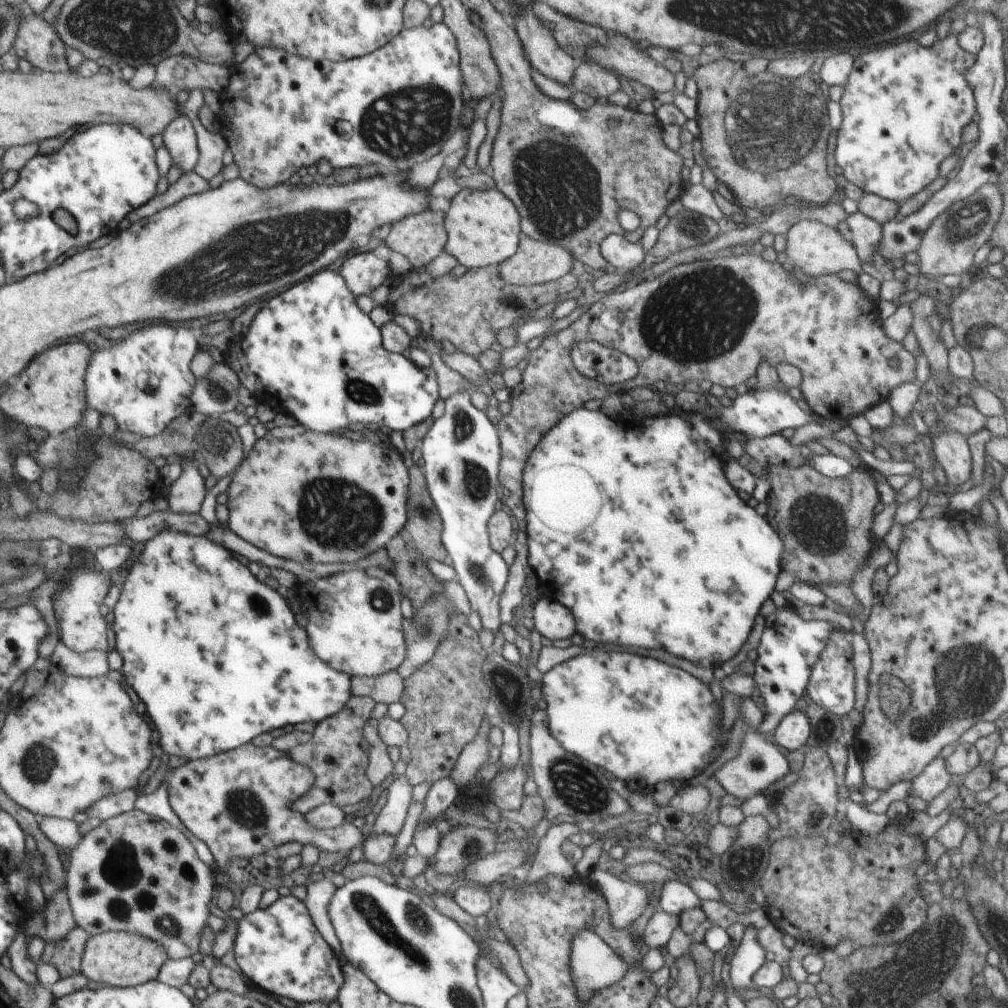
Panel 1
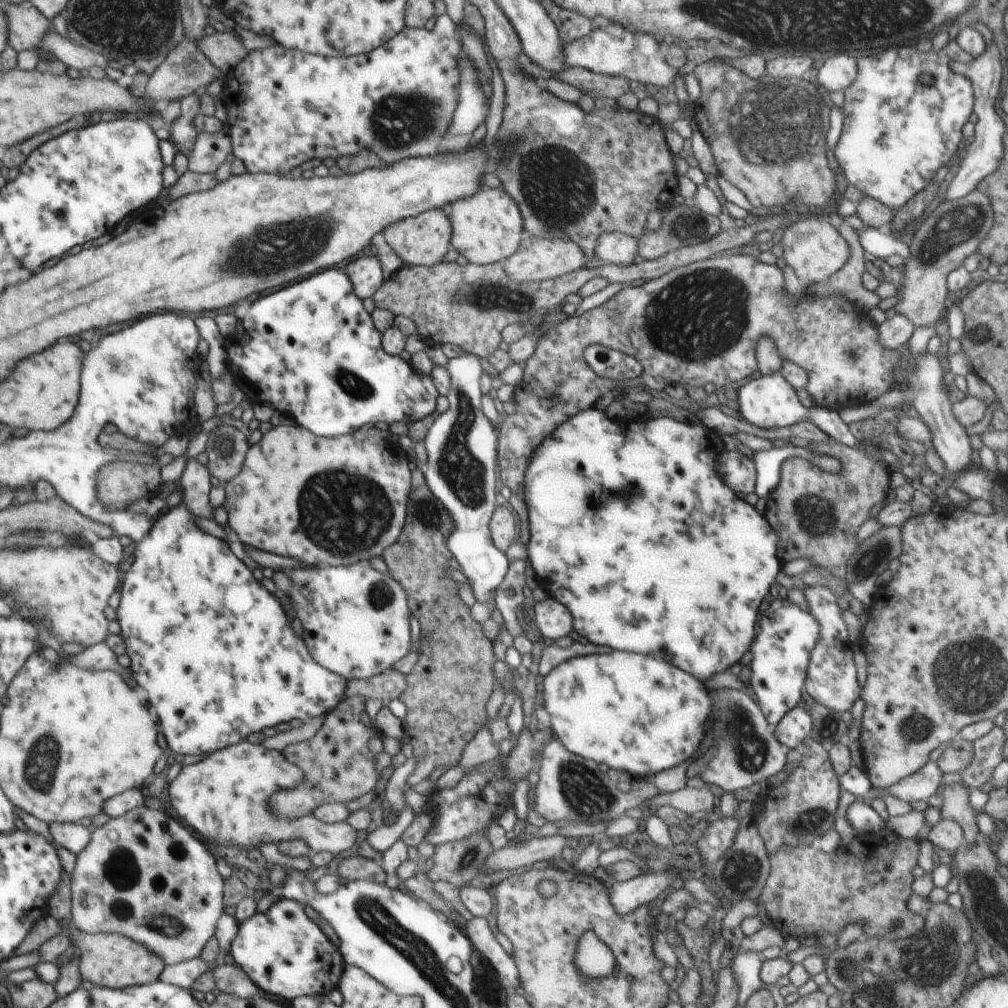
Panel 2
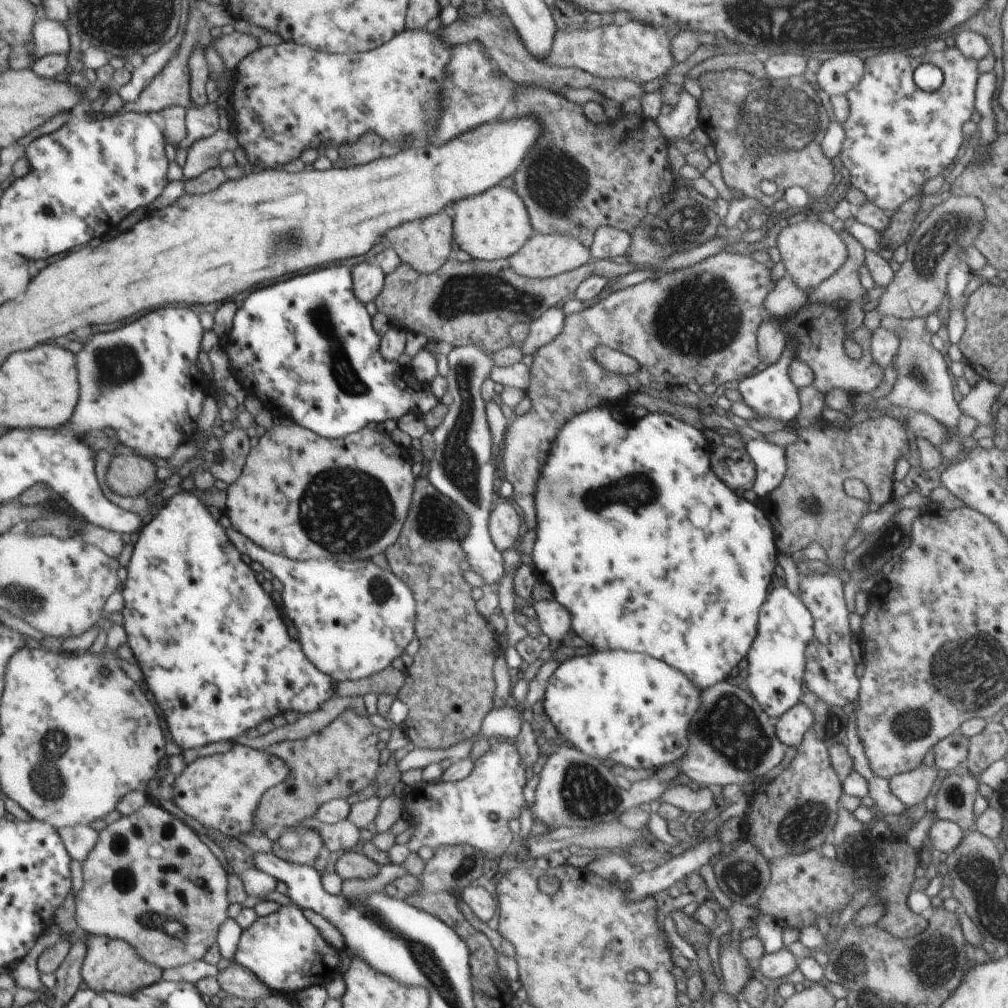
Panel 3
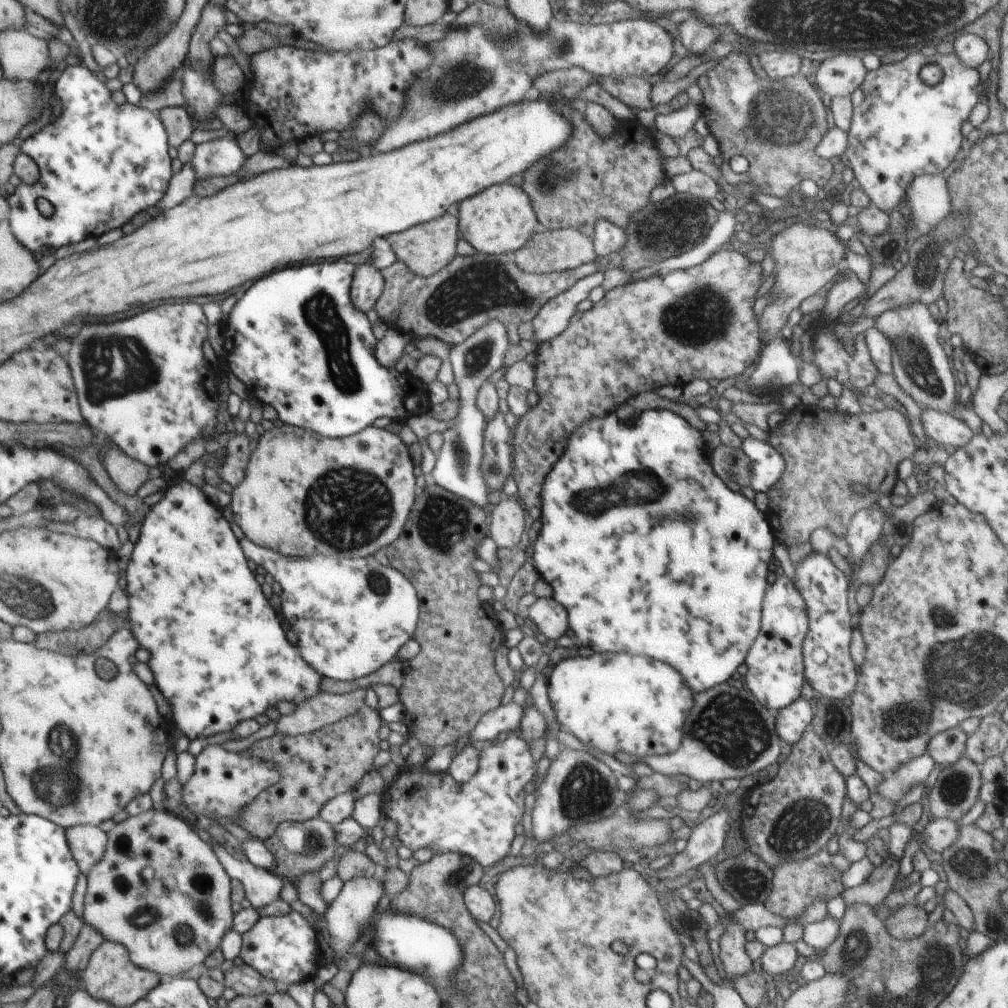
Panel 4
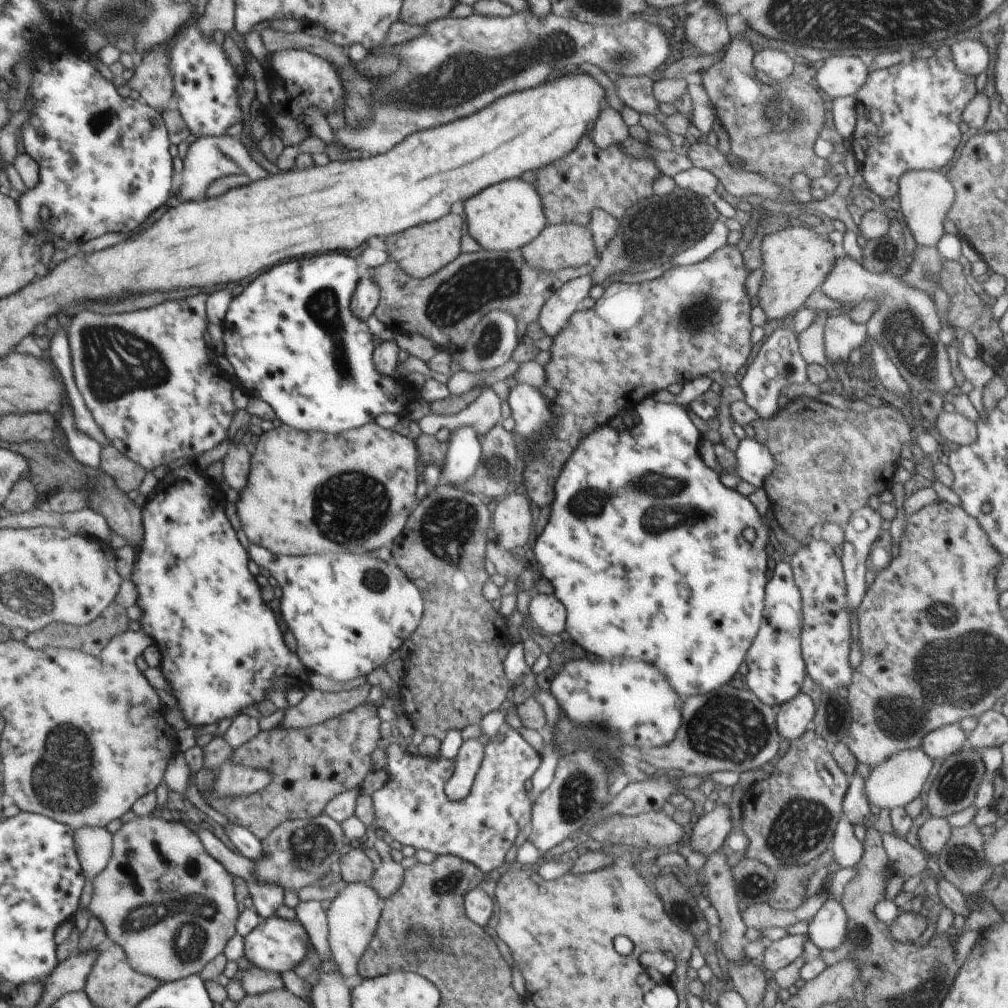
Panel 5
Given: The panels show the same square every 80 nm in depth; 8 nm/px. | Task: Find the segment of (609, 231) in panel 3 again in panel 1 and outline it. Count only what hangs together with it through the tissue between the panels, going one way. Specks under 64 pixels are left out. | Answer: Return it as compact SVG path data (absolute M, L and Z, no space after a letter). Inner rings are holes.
M611 234L602 238L599 249L609 269L615 272L630 273L644 264L645 253L641 245L628 242L622 235Z

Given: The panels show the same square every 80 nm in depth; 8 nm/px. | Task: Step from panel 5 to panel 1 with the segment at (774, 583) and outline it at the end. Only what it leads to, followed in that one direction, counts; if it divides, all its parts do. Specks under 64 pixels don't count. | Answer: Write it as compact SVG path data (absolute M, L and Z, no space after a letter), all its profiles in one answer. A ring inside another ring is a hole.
M791 606L785 609L776 608L768 617L757 648L758 658L753 674L757 686L756 697L767 710L761 724L762 733L772 732L784 715L795 710L796 702L802 698L804 690L807 690L813 666L835 629L844 630L838 623L831 621L803 620Z

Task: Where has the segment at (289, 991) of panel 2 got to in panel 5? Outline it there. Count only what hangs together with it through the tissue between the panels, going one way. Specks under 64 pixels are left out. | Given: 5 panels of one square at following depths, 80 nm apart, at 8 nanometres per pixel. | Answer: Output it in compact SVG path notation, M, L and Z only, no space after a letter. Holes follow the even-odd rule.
M272 916L268 920L263 920L248 936L244 937L244 955L261 970L278 972L281 975L286 970L294 970L306 958L308 941L308 934L298 920L285 920Z

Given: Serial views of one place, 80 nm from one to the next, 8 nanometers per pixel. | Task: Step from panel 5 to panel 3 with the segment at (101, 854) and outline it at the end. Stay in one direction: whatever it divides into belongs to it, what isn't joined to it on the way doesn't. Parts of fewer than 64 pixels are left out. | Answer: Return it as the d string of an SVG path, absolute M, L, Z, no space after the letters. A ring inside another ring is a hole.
M77 824L71 827L56 829L60 833L65 847L74 860L82 862L95 847L99 834L89 825Z

